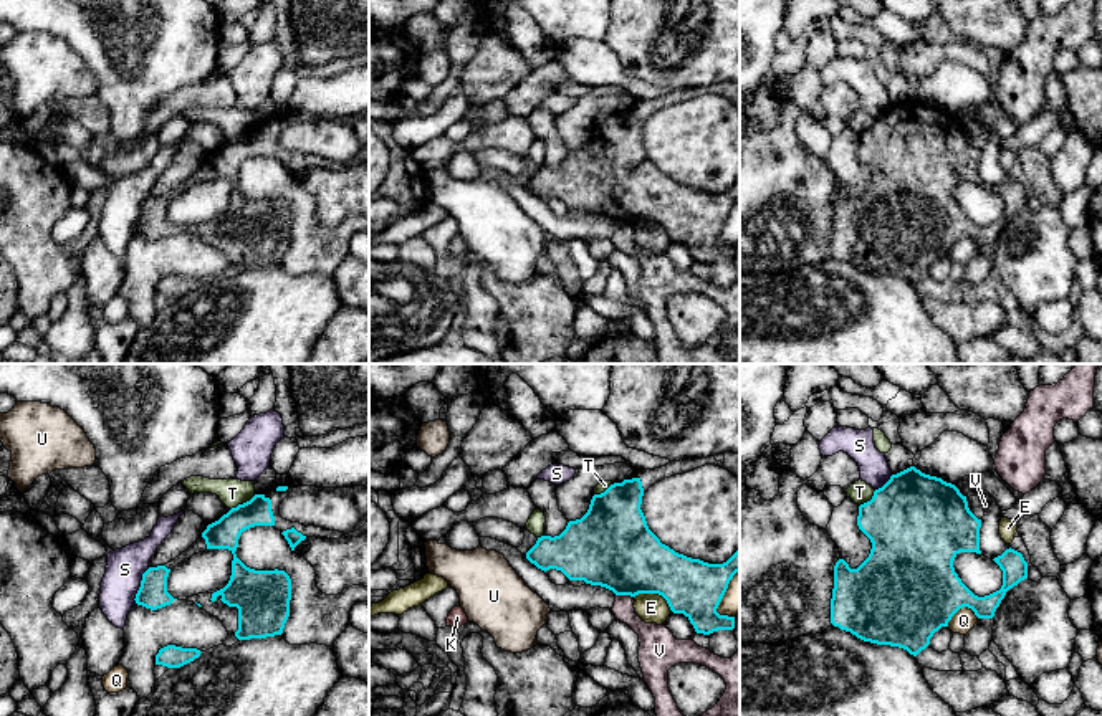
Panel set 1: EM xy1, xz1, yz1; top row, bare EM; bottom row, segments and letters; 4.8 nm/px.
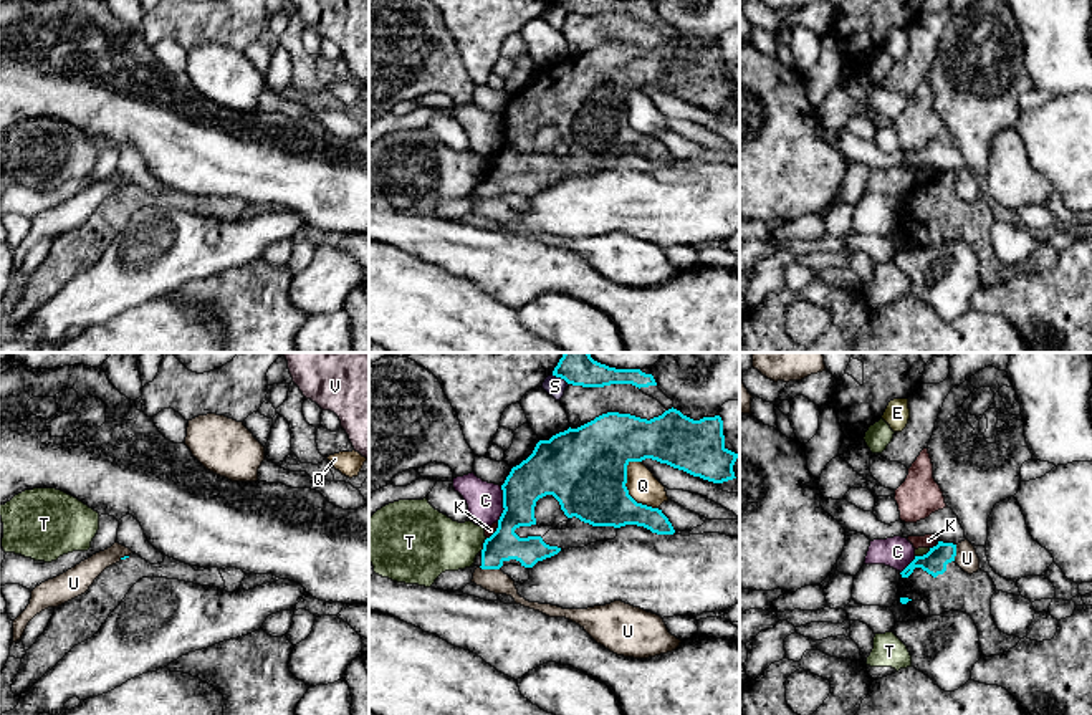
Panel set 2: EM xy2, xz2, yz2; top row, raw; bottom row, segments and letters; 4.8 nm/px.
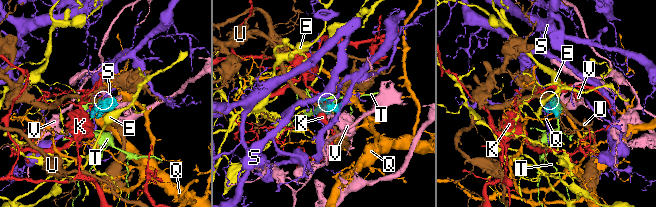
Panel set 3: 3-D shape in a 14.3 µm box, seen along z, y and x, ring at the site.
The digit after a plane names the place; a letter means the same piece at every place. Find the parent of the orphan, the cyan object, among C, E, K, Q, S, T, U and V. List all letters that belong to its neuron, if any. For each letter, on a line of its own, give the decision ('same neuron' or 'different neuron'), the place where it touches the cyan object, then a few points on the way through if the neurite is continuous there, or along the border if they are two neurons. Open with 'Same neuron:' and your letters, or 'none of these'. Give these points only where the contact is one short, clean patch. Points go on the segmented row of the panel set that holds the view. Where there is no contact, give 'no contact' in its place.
Same neuron: none of these
C: different neuron | xz2 (503, 505) | along xz2 (502, 487), (503, 512), (497, 522)
E: different neuron | xz1 (656, 592)
K: different neuron | yz2 (933, 547) | along yz2 (933, 545), (930, 548)
Q: different neuron | xz2 (627, 492)
S: different neuron | xy1 (141, 586)
T: different neuron | xy1 (244, 503)
U: different neuron | xz2 (490, 568)
V: different neuron | xz1 (624, 594) | along xz1 (616, 594), (629, 594), (632, 597)

